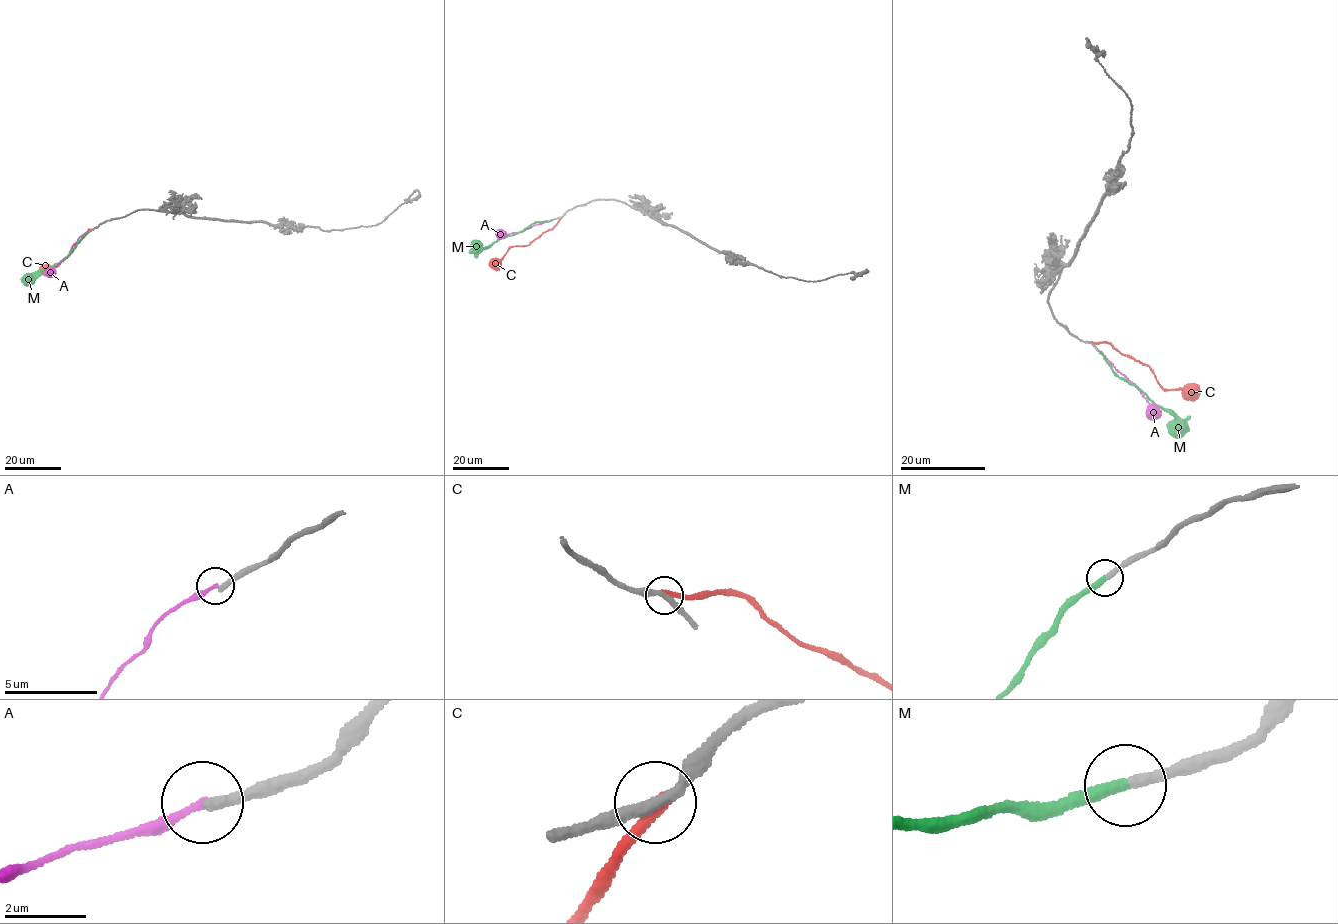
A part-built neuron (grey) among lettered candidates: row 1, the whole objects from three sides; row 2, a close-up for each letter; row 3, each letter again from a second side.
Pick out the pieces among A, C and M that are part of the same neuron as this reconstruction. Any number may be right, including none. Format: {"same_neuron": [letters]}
{"same_neuron": ["M"]}

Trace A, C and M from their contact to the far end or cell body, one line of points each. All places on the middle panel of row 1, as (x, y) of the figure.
A: (554, 219), (517, 232), (496, 233)
C: (561, 217), (534, 241), (510, 247), (500, 259), (492, 260), (489, 266)
M: (554, 219), (532, 224), (485, 248), (468, 252)

